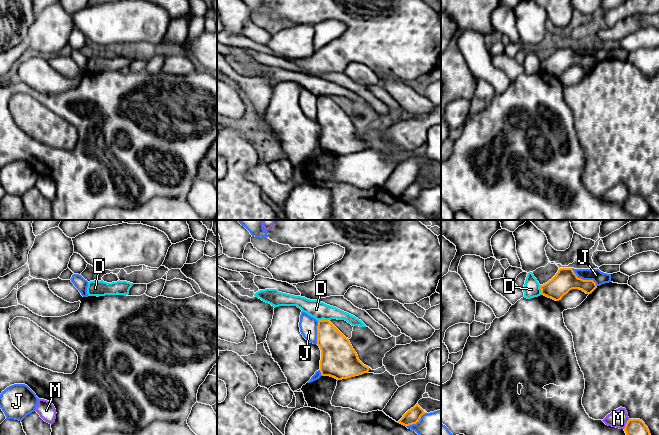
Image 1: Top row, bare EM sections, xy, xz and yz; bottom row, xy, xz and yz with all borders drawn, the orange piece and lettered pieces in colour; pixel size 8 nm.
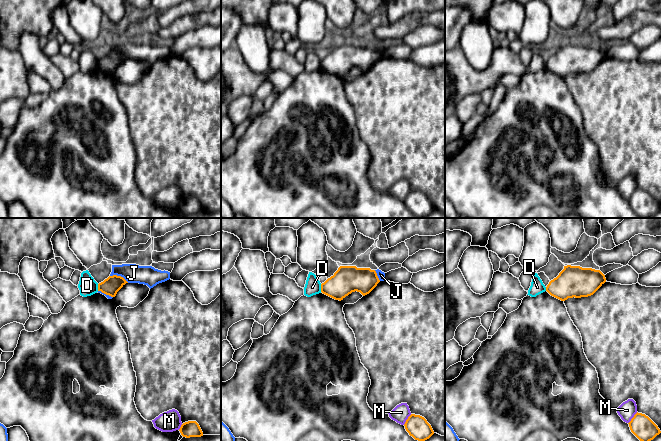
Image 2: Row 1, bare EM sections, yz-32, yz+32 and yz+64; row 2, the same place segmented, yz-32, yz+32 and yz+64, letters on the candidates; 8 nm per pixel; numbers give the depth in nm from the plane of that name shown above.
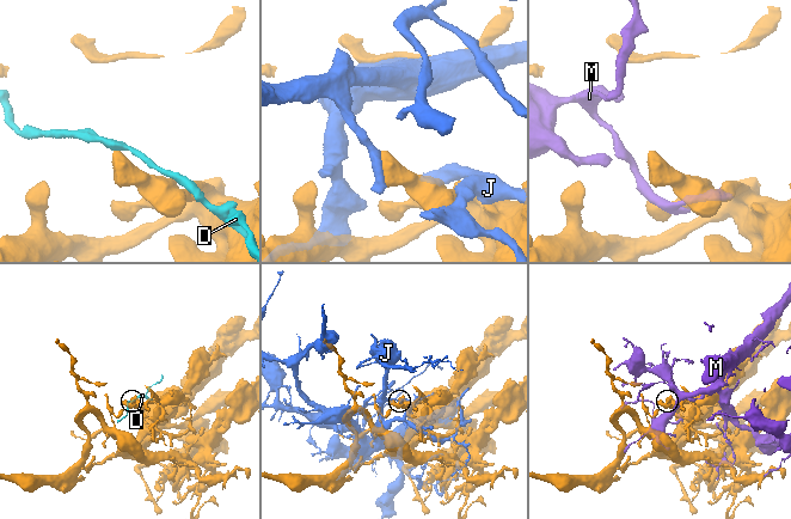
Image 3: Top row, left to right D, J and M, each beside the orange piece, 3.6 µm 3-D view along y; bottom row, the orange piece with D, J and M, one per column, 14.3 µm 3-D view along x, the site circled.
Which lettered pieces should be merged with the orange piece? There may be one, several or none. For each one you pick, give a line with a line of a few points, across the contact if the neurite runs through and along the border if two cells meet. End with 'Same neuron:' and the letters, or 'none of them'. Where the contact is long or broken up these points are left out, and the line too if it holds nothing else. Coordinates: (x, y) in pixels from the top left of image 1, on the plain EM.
Same neuron: none of them

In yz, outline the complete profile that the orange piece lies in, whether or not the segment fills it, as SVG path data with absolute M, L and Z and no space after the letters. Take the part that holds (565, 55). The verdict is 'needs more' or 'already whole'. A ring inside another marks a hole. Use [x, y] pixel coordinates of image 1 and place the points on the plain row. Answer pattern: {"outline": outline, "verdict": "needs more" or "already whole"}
{"outline": "M560 44L551 56L540 62L541 71L555 77L561 76L572 65L591 70L596 64L597 61L593 56L578 54L572 44Z", "verdict": "already whole"}

